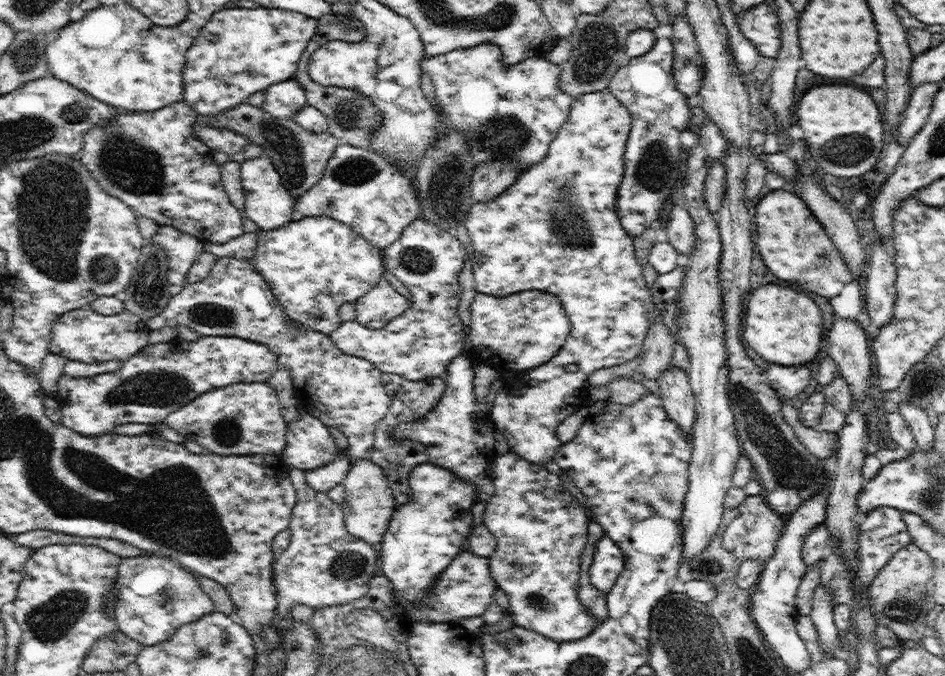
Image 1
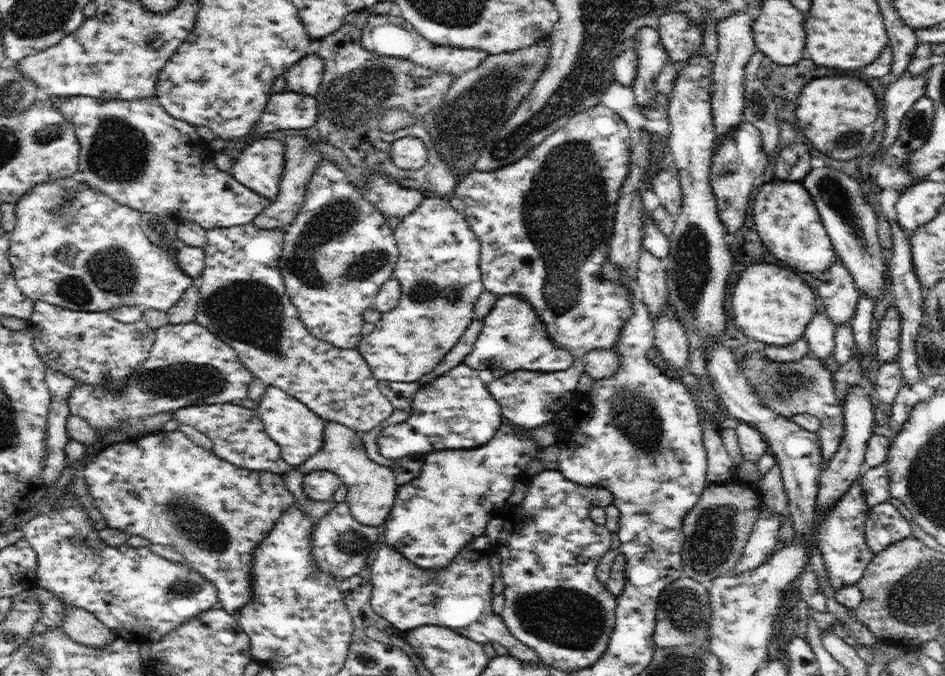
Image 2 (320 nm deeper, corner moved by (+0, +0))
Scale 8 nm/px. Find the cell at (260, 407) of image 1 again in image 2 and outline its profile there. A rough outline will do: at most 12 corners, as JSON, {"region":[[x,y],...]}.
{"region":[[237,402],[174,411],[218,458],[284,474],[292,466],[257,411]]}

